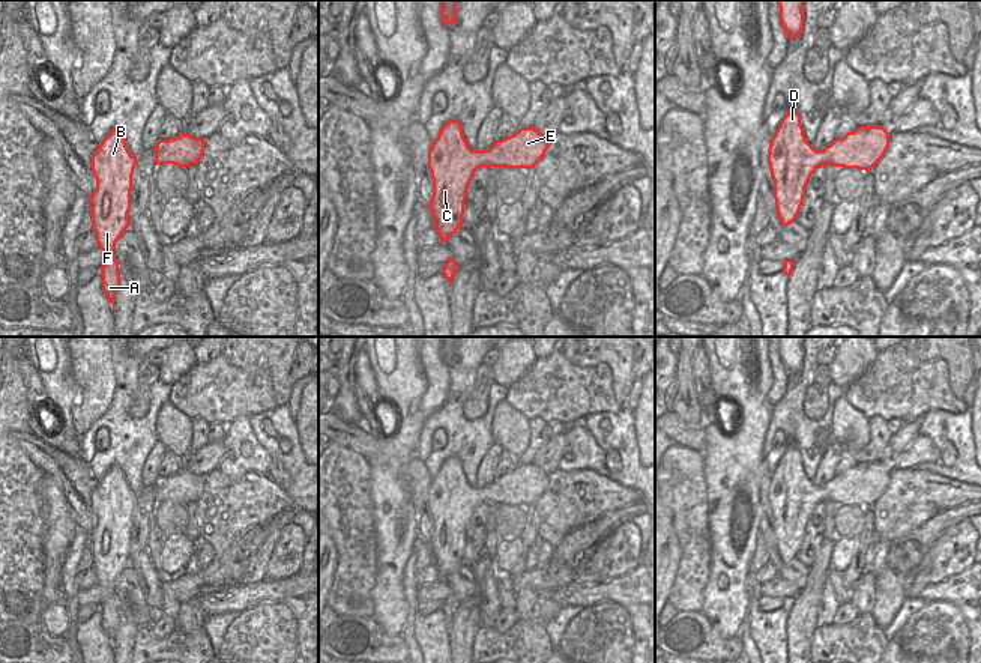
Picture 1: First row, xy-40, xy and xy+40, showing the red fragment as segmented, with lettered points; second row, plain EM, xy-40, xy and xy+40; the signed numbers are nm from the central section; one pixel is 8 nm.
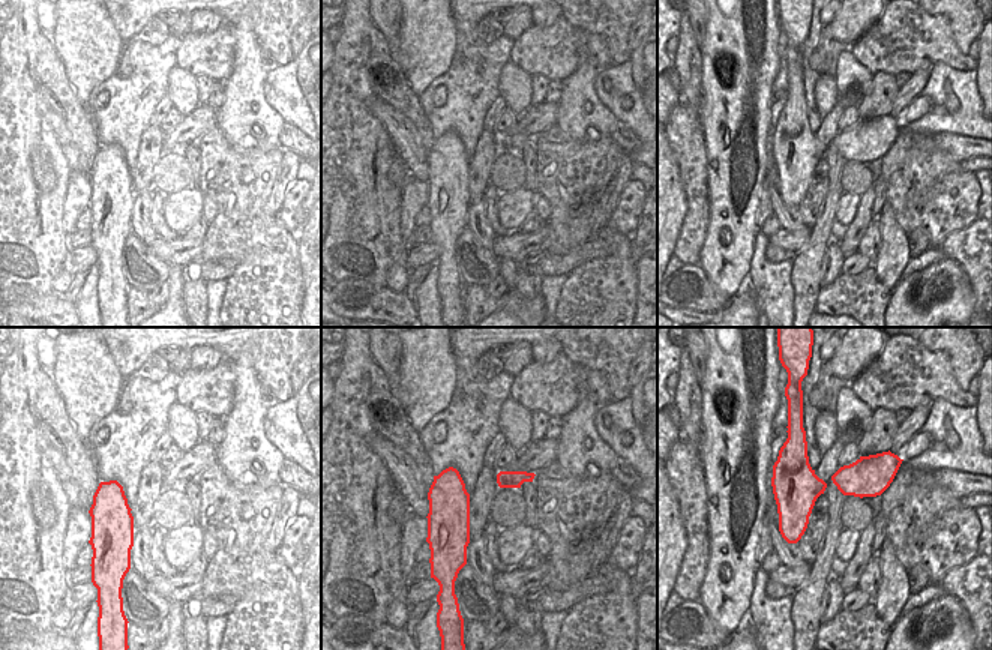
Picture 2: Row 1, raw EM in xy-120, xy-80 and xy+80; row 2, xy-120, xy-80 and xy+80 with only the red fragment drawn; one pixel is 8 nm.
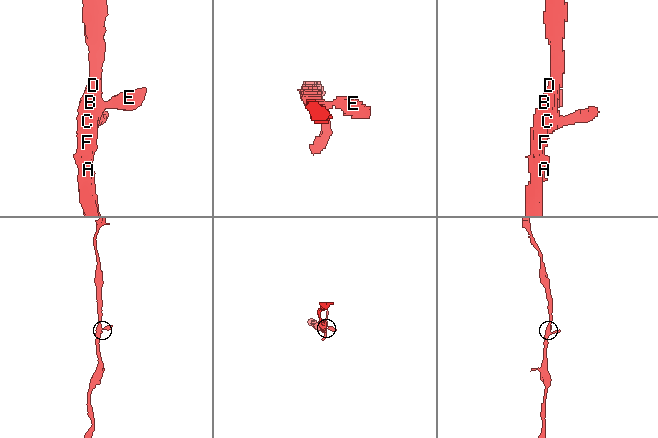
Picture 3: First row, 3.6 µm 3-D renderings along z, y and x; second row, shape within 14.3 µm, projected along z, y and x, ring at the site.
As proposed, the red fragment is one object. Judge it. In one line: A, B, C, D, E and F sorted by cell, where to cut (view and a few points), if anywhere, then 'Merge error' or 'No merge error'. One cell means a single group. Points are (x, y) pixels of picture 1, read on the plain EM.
Groups: A B C D E F. No split. No merge error.

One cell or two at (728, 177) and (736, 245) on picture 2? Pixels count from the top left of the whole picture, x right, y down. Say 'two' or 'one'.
one

